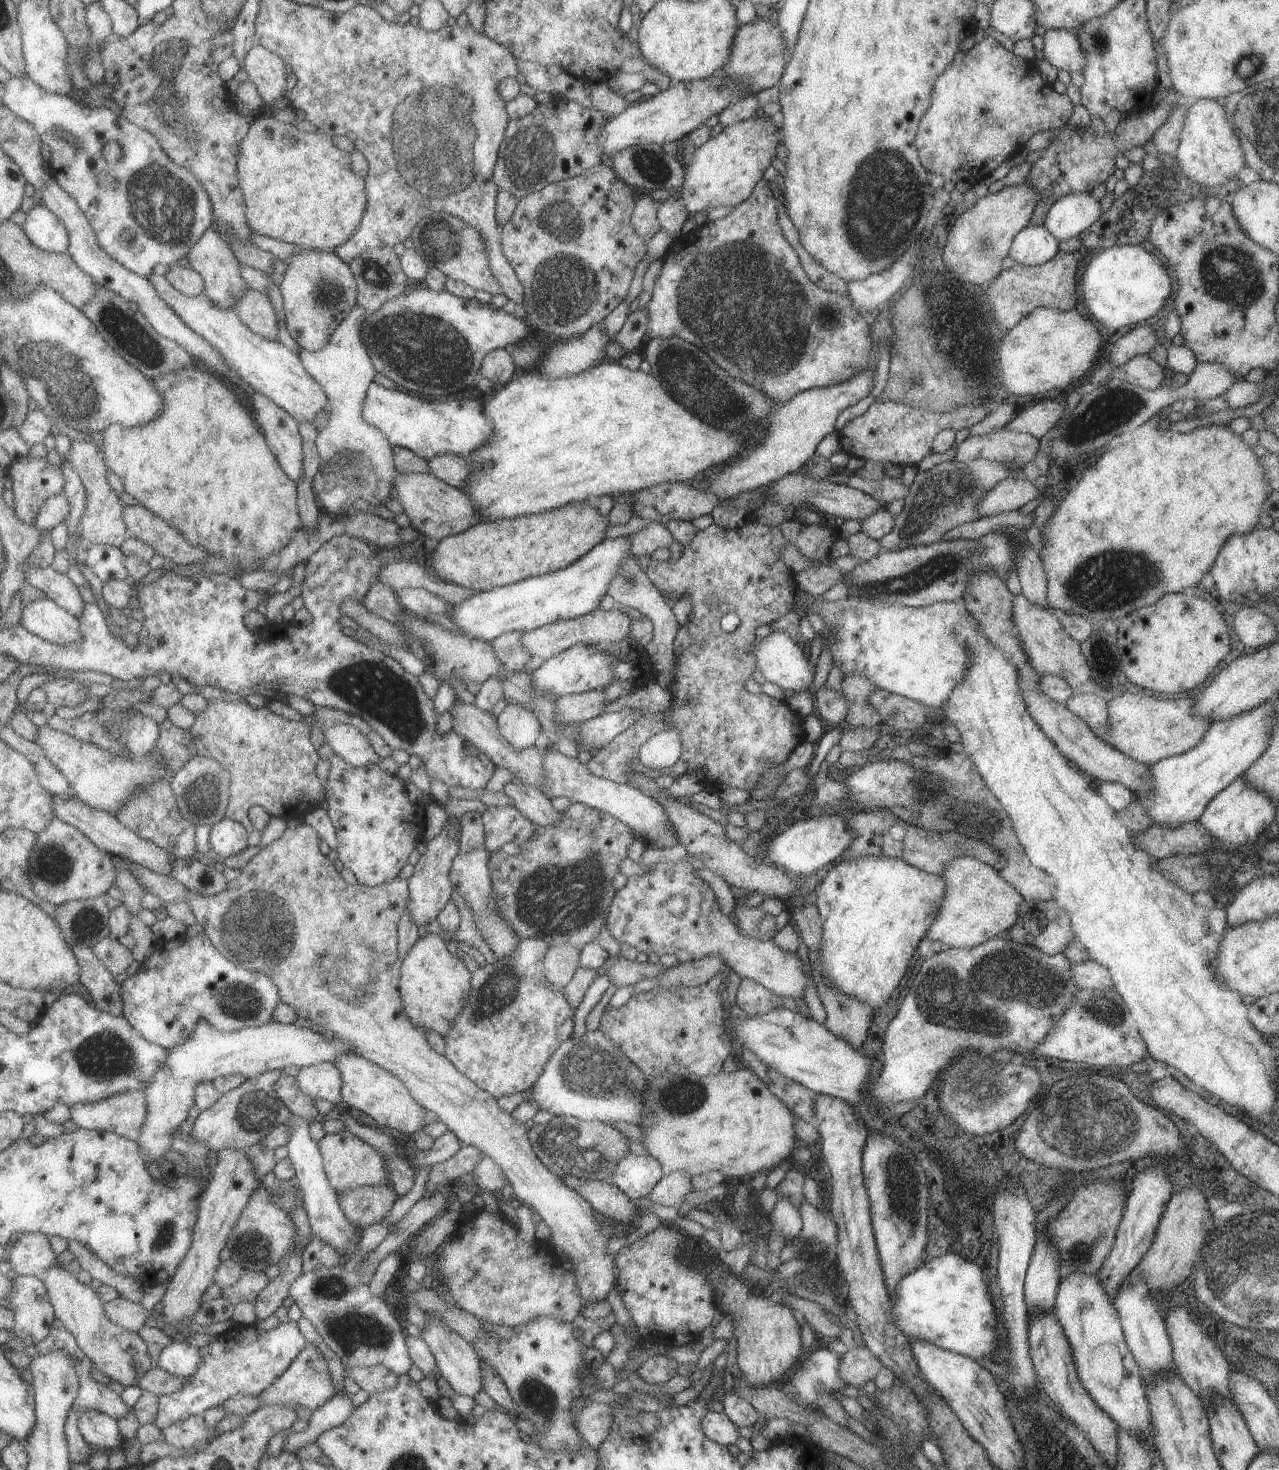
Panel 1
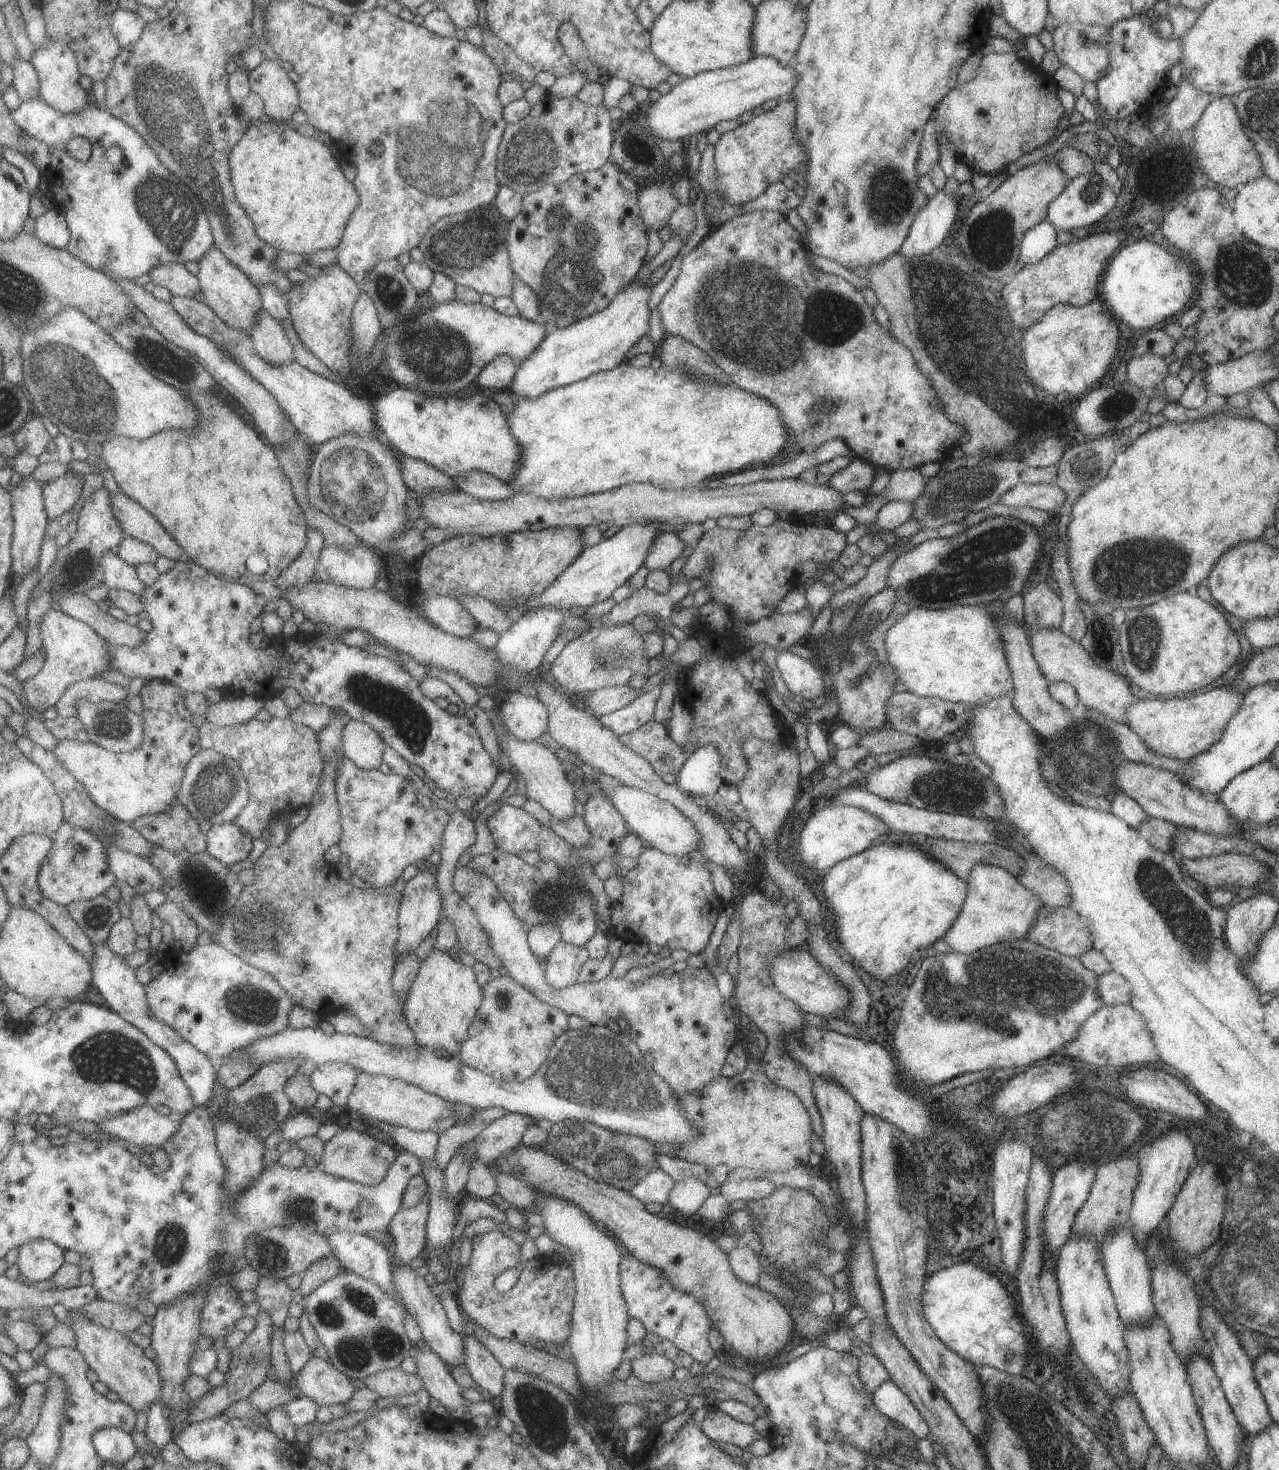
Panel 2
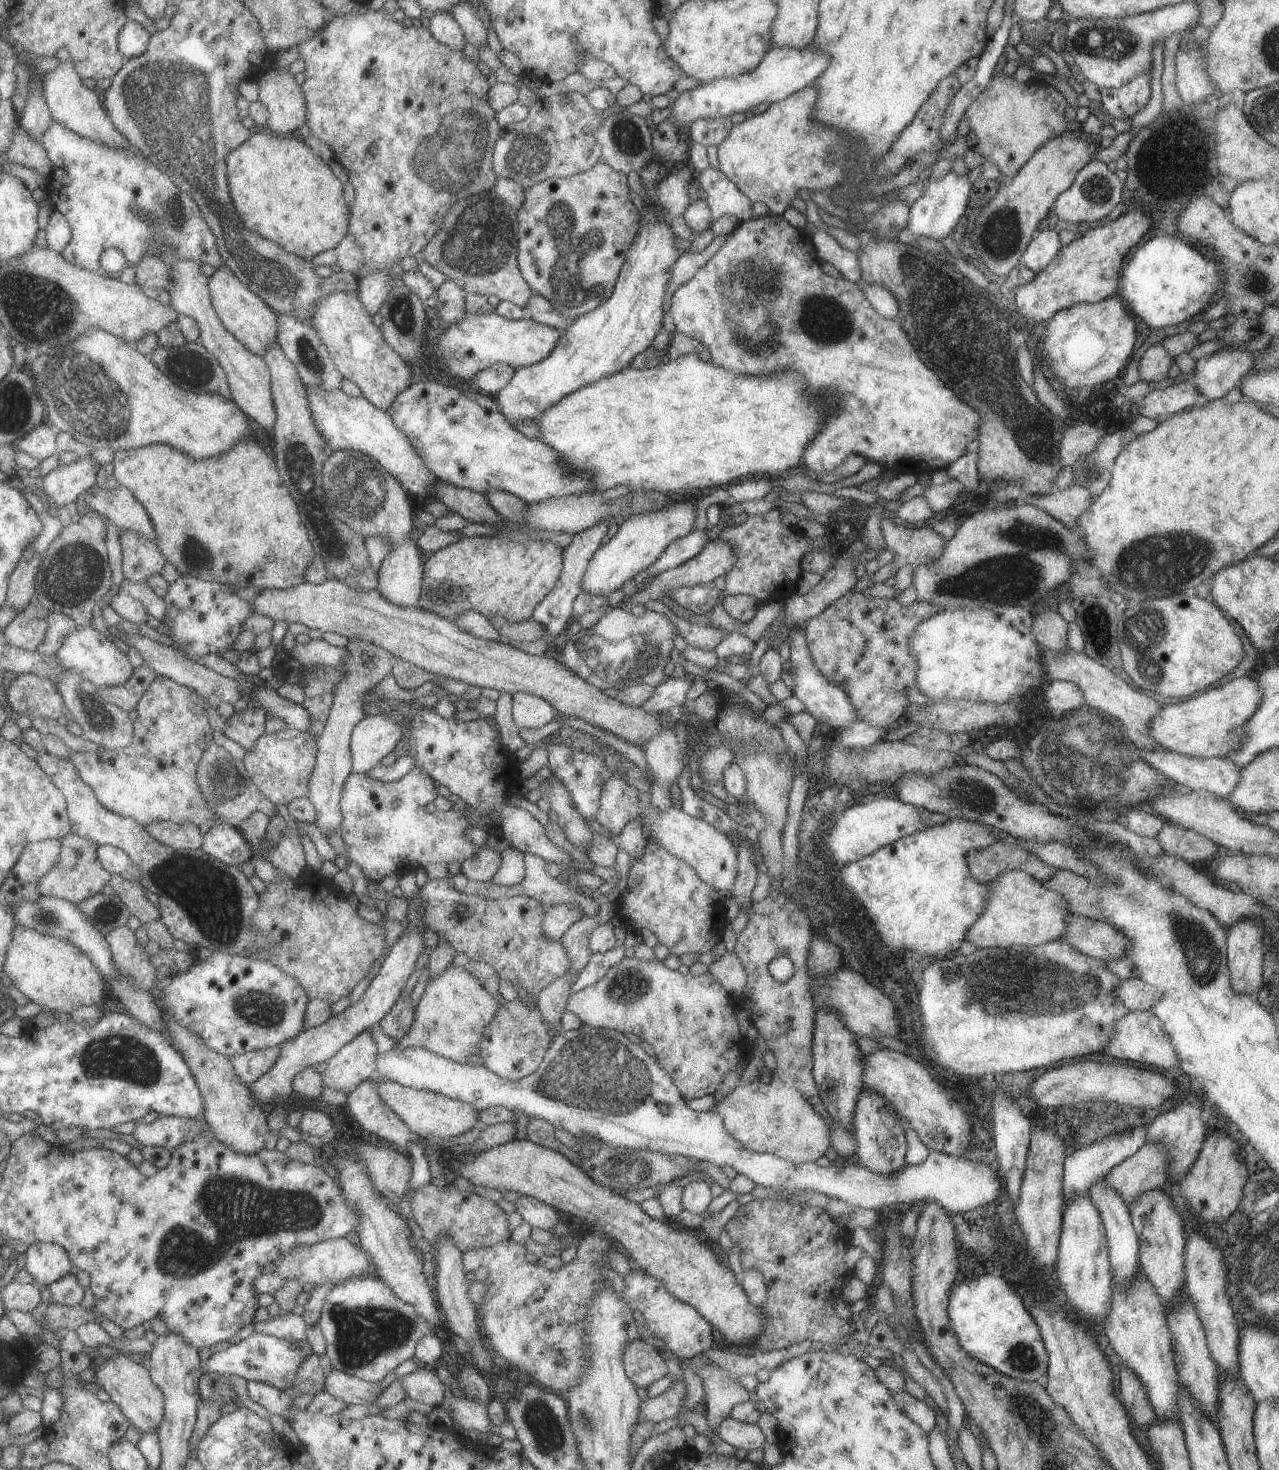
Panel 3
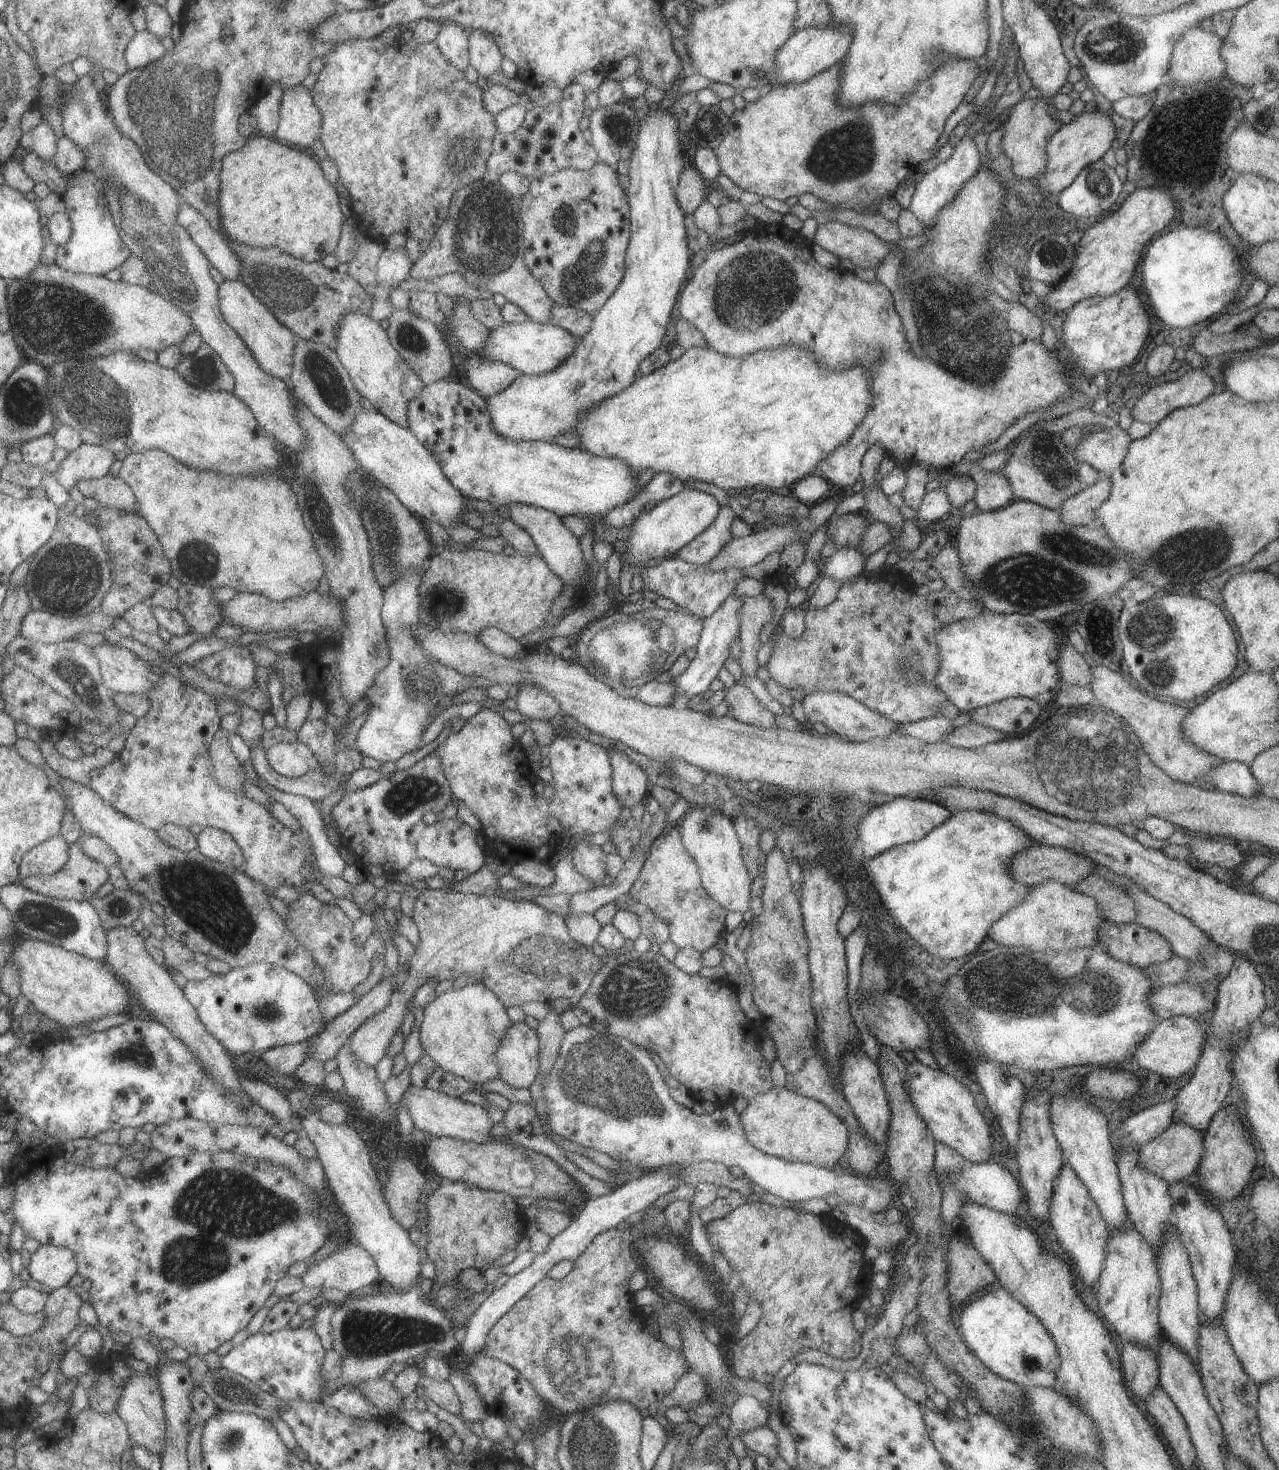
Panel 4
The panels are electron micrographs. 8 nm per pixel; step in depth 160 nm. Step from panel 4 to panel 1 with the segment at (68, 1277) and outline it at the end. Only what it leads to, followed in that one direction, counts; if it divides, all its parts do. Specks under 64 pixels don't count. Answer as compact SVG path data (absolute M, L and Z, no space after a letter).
M22 1232L15 1237L9 1254L9 1262L17 1275L38 1276L46 1281L46 1276L60 1255L56 1254L50 1238L43 1233Z

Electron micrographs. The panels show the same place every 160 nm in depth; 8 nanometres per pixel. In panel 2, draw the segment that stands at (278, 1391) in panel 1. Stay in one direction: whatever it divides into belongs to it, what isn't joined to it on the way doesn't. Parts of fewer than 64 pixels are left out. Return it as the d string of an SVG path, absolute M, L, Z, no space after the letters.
M319 1357L310 1358L297 1375L296 1386L300 1397L312 1398L320 1407L347 1403L357 1390L348 1376Z

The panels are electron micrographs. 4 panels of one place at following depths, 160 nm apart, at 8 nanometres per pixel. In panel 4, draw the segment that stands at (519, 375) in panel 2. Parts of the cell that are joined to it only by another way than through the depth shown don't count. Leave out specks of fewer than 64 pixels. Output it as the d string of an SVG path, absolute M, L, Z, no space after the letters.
M658 103L649 104L649 111L639 119L638 136L629 165L629 182L626 190L630 207L631 237L625 256L625 273L606 304L595 312L590 332L577 338L575 350L558 368L543 375L520 375L506 390L484 398L488 403L491 427L498 435L516 441L546 441L558 435L573 432L579 418L594 405L626 390L640 374L638 366L662 344L666 326L676 314L680 288L690 274L692 250L688 244L685 212L679 205L676 187L684 168L689 165L689 154L681 146L679 120L668 109L662 111Z

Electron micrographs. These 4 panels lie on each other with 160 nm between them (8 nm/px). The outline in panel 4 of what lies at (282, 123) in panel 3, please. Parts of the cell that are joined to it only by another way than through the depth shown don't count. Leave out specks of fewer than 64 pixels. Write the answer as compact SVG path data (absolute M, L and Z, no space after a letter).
M304 85L284 89L280 112L279 127L274 138L281 143L312 152L312 146L316 141L320 141L321 126L323 125L322 113L313 99L313 90Z

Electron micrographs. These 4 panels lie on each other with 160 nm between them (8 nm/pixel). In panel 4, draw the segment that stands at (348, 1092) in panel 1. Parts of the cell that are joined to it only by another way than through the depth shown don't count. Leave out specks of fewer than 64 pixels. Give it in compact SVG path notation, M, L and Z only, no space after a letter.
M412 1085L404 1093L402 1099L405 1100L415 1128L424 1130L431 1136L450 1137L480 1144L497 1140L490 1133L495 1122L490 1118L489 1112L480 1105L462 1102L458 1097L451 1097L434 1089L419 1089Z

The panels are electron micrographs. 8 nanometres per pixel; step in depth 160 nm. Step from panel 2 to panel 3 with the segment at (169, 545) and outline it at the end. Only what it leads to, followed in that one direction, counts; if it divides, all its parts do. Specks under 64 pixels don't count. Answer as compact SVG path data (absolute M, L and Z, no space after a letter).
M120 485L115 490L106 490L97 486L86 494L84 500L91 509L98 510L120 530L138 532L140 536L157 540L157 529L154 528L148 510L130 488Z

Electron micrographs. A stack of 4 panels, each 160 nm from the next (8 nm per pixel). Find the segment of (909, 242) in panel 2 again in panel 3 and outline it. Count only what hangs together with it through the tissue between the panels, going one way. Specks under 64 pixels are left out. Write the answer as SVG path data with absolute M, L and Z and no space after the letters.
M954 170L946 172L938 180L928 181L922 196L910 207L907 228L910 229L913 237L915 239L926 237L937 241L948 237L969 204L971 188L972 184L967 174L956 174Z

